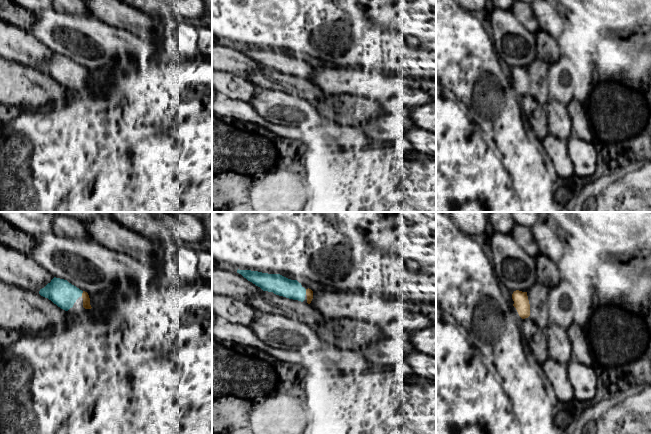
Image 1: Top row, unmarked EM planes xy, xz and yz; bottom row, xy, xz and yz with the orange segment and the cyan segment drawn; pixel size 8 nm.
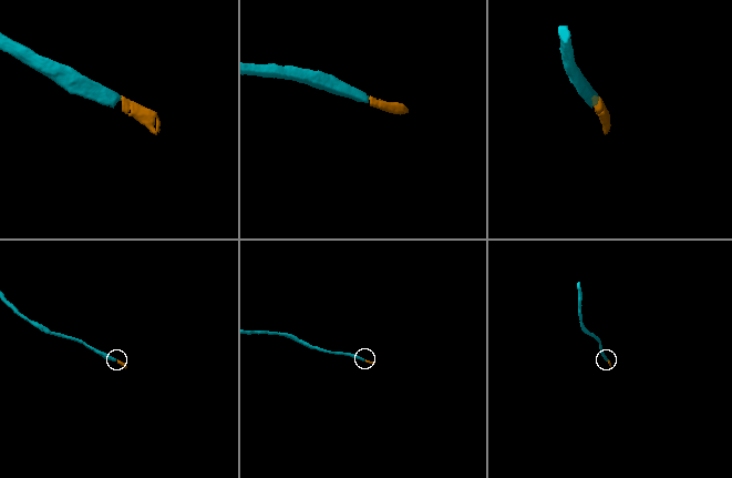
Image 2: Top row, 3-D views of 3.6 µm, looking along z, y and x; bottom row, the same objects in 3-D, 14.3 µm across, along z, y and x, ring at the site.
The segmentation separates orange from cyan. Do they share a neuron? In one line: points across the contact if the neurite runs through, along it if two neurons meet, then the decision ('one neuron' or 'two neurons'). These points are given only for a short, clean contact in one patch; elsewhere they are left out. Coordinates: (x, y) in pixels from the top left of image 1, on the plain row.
way xz (309, 68), (306, 68), (296, 68), (278, 60); one neuron

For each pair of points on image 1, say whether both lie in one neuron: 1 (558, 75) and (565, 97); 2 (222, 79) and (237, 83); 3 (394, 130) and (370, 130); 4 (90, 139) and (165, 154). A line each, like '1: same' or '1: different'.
1: same
2: same
3: same
4: same

